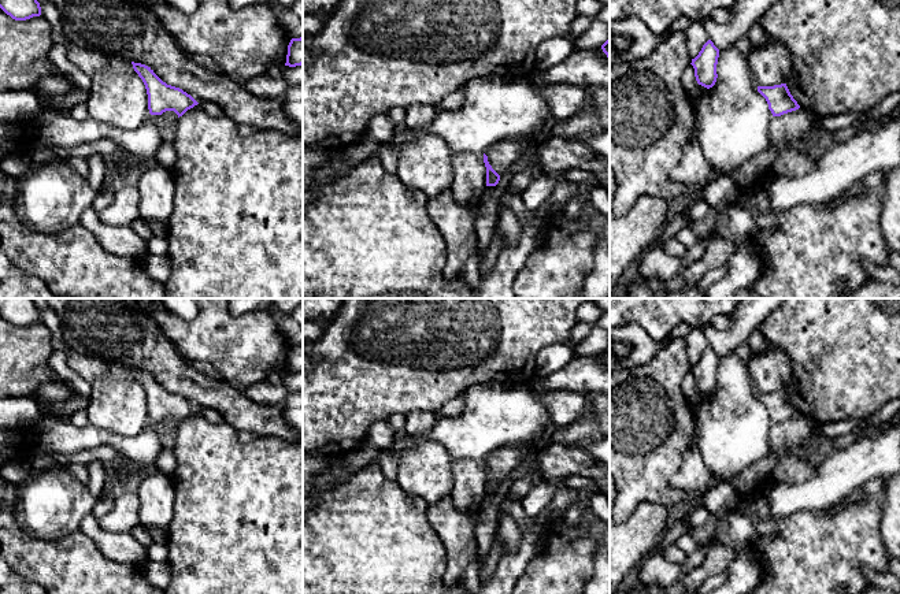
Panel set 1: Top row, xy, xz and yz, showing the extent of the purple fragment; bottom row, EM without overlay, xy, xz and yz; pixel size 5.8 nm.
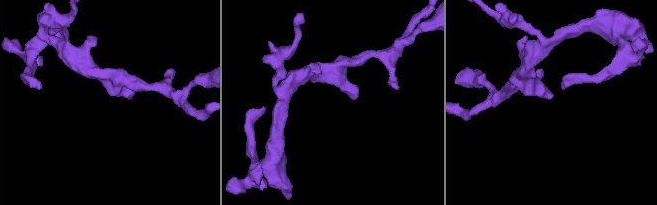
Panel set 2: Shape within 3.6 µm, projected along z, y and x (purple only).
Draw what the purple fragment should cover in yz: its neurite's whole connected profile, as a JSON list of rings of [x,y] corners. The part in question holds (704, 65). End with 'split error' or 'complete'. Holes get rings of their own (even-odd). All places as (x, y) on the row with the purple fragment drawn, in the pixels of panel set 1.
[[[708,40],[699,55],[692,59],[692,66],[695,68],[695,77],[699,85],[710,89],[715,85],[718,74],[716,64],[719,57],[719,49]]]; complete

